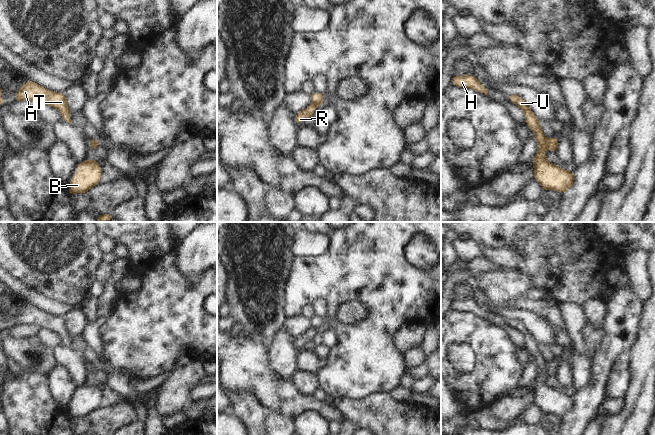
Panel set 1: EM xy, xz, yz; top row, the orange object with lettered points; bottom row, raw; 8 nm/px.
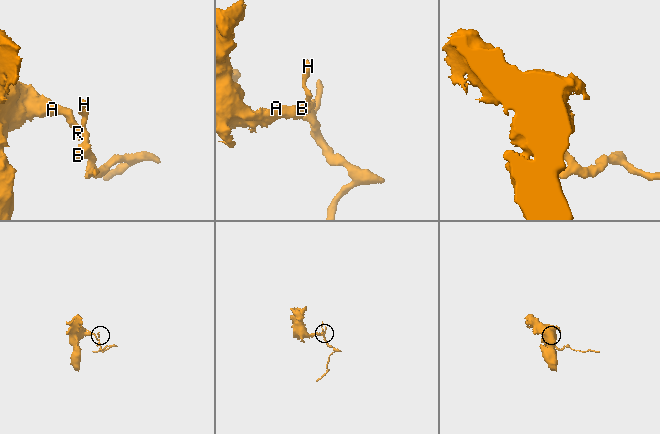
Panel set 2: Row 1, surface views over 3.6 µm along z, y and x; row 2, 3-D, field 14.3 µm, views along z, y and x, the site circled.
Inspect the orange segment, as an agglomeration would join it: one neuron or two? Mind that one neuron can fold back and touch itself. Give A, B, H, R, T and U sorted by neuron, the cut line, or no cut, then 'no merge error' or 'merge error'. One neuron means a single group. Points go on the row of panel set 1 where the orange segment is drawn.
A R T / B H U | xz (312, 104), (316, 106) | merge error

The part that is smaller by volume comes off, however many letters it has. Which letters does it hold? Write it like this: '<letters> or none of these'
B, H, U

